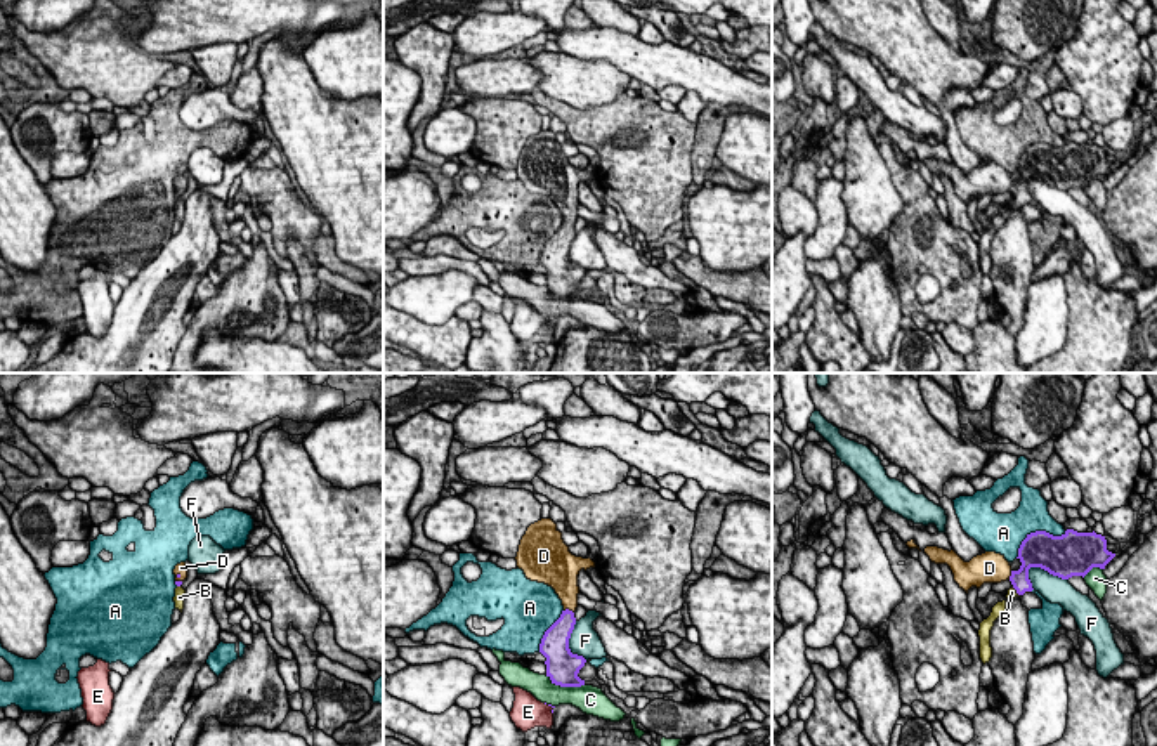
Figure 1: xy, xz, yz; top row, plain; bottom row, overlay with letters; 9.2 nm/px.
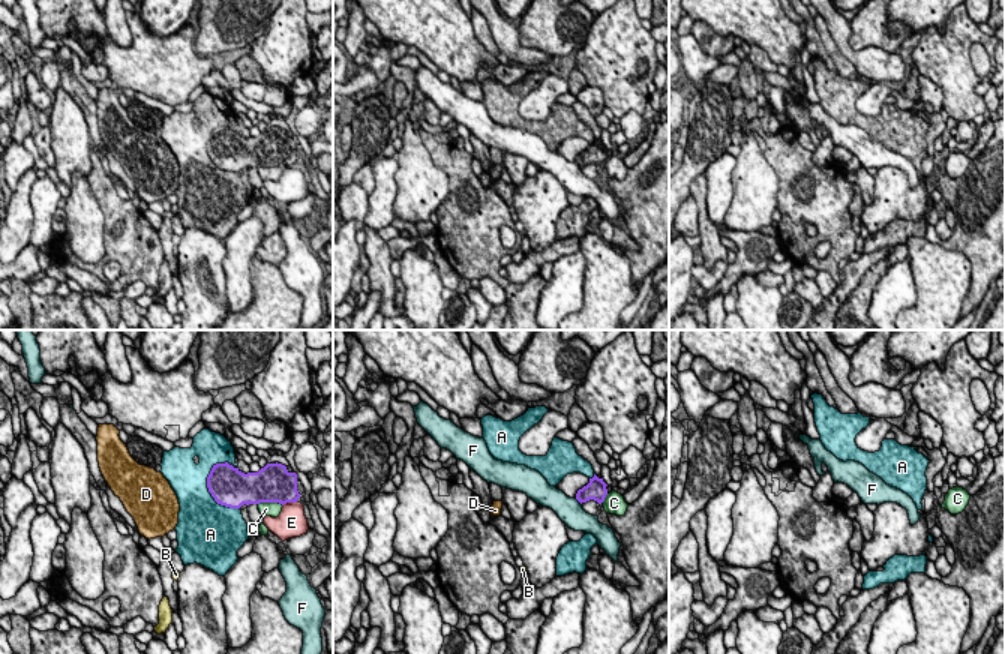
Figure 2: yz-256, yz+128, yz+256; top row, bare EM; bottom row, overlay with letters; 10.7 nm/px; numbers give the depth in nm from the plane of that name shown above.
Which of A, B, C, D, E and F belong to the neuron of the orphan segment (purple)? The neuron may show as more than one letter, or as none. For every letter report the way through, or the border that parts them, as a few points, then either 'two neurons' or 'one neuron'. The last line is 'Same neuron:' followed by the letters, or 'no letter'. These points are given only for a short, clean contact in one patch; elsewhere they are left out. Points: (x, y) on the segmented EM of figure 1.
A: two neurons
B: way yz (1020, 582), (1017, 592), (1012, 592); one neuron
C: two neurons
D: way xz (559, 634), (568, 620), (568, 609), (568, 588), (564, 583); one neuron
E: two neurons
F: two neurons
Same neuron: B, D

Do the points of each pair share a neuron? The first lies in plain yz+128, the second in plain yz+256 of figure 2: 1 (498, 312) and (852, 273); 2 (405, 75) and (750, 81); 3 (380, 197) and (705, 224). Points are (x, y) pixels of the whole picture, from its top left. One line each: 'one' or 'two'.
1: one
2: one
3: two

